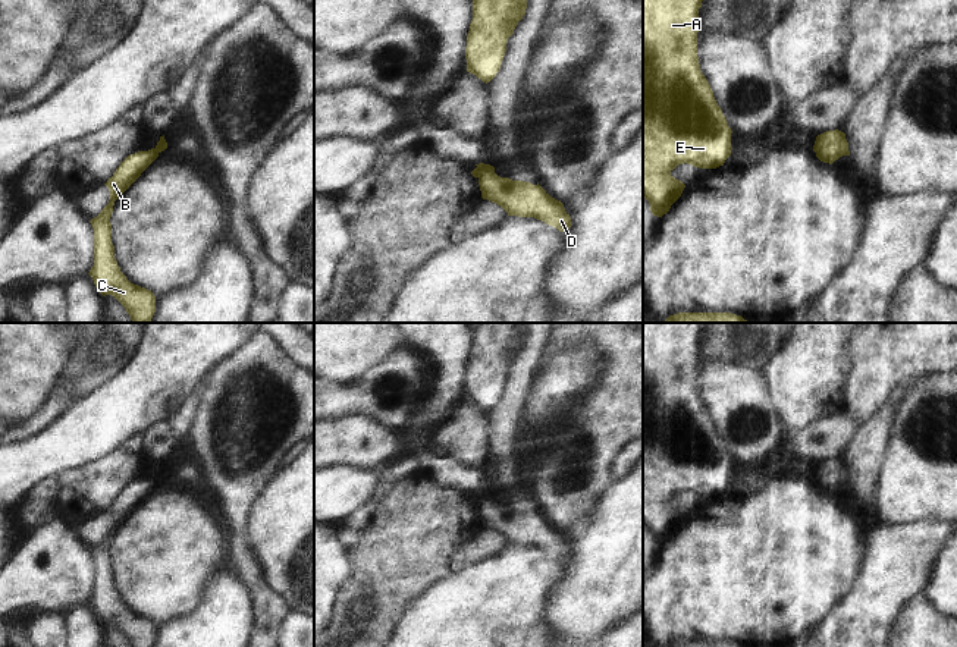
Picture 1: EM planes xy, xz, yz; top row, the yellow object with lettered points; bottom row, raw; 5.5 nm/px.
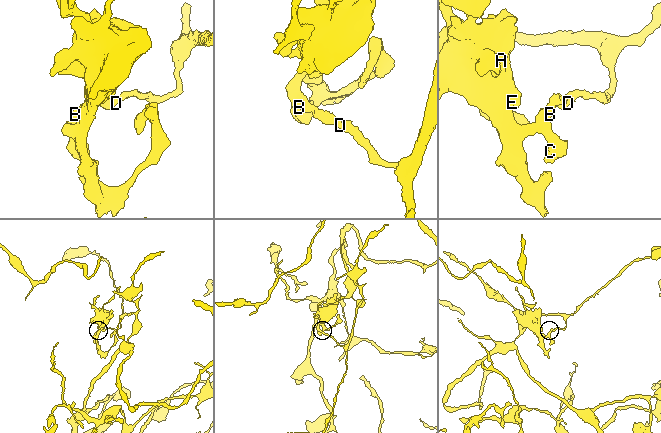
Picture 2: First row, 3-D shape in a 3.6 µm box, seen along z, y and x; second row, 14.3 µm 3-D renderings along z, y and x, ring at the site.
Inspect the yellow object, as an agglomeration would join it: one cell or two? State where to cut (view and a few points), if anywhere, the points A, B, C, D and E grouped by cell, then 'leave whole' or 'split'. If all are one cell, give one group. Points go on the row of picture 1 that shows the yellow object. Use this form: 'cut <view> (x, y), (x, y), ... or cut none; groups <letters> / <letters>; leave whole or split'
cut xy (154, 148), (159, 151); groups A B C E / D; split

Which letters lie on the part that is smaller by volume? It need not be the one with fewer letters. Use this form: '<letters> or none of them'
A, B, C, E

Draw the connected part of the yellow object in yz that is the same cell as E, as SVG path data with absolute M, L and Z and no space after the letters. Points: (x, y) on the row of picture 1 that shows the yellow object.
M643 0L643 197L653 216L662 217L681 197L685 185L671 172L678 164L700 169L724 166L731 156L731 128L697 57L699 9L703 0Z

